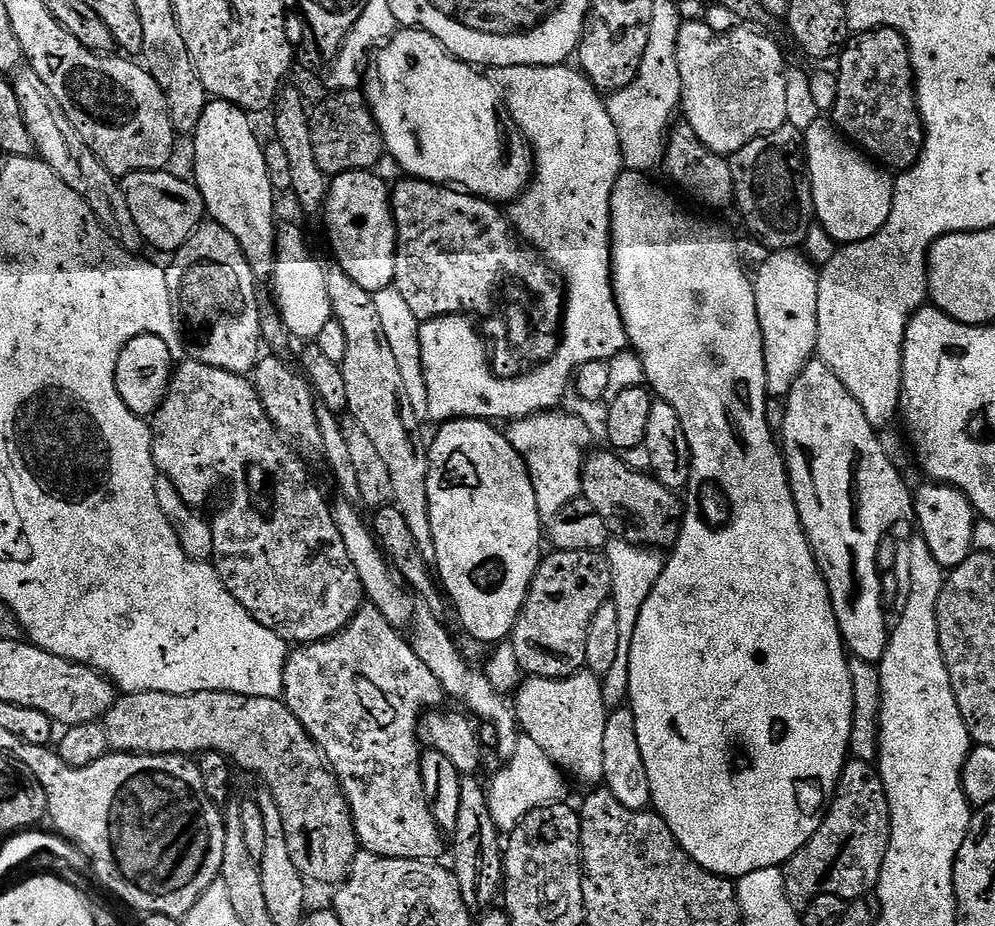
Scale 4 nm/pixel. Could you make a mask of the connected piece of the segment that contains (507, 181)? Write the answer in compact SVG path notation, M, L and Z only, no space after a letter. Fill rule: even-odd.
M401 27L396 31L369 63L362 91L380 127L387 155L396 159L404 171L401 173L432 184L455 186L493 202L515 202L532 184L532 145L512 120L500 89L483 71L457 60L424 29Z

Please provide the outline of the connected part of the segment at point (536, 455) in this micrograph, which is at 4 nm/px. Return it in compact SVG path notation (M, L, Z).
M549 410L535 416L528 416L525 420L514 420L507 425L508 441L524 460L532 485L535 486L535 497L538 501L540 521L549 525L562 507L570 501L579 499L581 495L581 474L583 459L559 458L556 455L556 444L588 444L592 440L592 432L576 416L571 416L563 410Z

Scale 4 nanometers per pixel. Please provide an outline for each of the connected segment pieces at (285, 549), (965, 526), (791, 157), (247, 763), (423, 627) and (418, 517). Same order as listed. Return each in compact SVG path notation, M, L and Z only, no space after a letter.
M184 358L181 364L179 361L175 365L172 380L168 383L166 398L156 415L151 417L150 427L156 471L159 475L170 478L170 482L174 482L174 490L178 490L178 494L182 494L182 498L188 505L201 506L200 504L206 503L220 487L228 488L228 501L225 502L224 509L216 517L211 517L210 520L212 537L214 538L214 550L210 563L216 569L218 578L222 578L226 590L230 590L230 594L234 594L236 601L255 620L262 622L262 626L266 626L266 630L274 630L274 634L278 634L285 642L291 642L296 646L328 640L346 628L366 604L364 587L358 578L358 570L354 570L354 562L350 562L350 554L346 554L346 542L342 542L342 534L338 534L338 526L334 526L329 501L324 501L323 494L316 489L315 482L308 477L308 468L300 461L299 454L291 448L293 445L273 426L251 379L247 375L239 376L233 372L218 370L214 366L206 366L191 358Z
M924 482L920 489L915 489L914 520L920 523L919 535L924 537L926 546L930 546L930 554L934 554L934 559L945 570L954 569L966 562L966 558L973 552L972 539L977 519L966 494L948 484Z
M786 123L778 130L751 140L730 158L732 181L735 184L734 202L739 206L747 228L758 238L767 251L801 247L806 234L815 223L812 181L807 174L807 152L803 131Z
M130 692L116 699L102 723L112 752L189 758L206 752L217 752L228 757L239 771L241 768L244 772L253 772L254 775L260 776L259 783L272 792L274 801L277 802L286 830L286 846L290 846L290 858L294 858L294 866L298 866L305 881L317 880L320 884L339 886L347 880L358 851L352 811L343 790L340 789L339 780L328 767L328 761L324 759L323 752L317 748L302 722L294 718L283 699L243 696L233 692Z
M417 607L412 614L410 625L410 643L414 654L422 658L422 663L430 669L430 674L438 678L438 682L444 687L445 693L456 700L462 700L467 706L467 711L471 713L477 721L490 723L498 732L498 742L494 749L495 755L501 756L501 761L507 762L514 758L514 750L518 746L520 737L520 725L516 722L516 713L513 705L509 703L503 695L494 690L483 671L472 672L472 668L467 659L460 652L460 645L448 633L445 621L441 617L435 616L428 608Z
M339 267L327 269L328 289L332 298L332 314L346 333L346 358L343 362L346 378L346 402L351 419L366 430L370 443L378 450L394 485L392 504L406 518L414 542L426 566L436 567L434 530L430 530L430 494L428 493L428 448L420 437L422 422L410 406L410 397L402 383L398 362L386 343L382 321L374 306L373 293L362 290L358 282L341 272Z

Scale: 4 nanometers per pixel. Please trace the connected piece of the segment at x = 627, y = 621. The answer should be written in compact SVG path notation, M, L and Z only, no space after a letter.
M609 539L608 545L602 549L608 558L612 594L610 600L614 604L614 623L622 629L624 644L617 649L615 659L607 674L601 677L602 698L609 711L621 708L627 703L629 692L629 648L634 642L634 626L638 626L638 614L642 614L642 606L646 606L646 598L654 590L658 578L664 569L665 553L659 547L644 547L630 542Z

